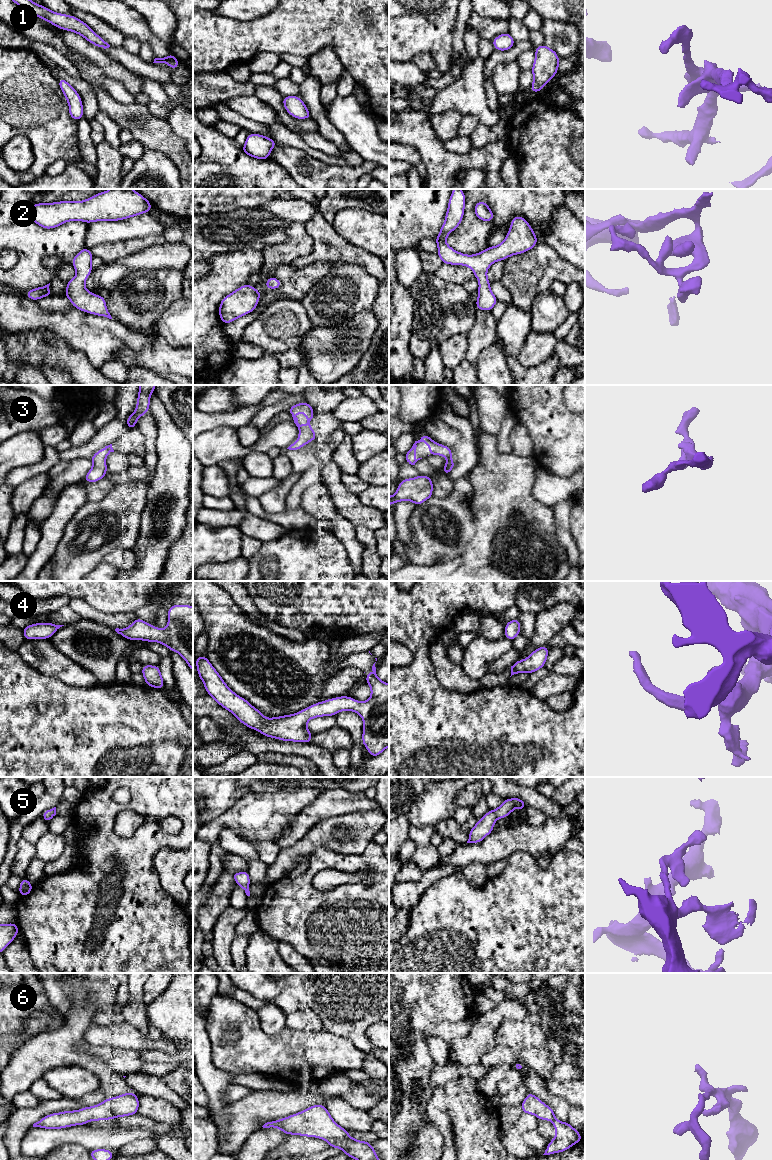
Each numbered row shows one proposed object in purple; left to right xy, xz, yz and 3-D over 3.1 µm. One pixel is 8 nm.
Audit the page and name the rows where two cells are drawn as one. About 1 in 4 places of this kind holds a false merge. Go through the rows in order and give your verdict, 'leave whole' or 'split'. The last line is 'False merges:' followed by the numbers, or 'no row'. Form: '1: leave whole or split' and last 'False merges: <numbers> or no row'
1: leave whole
2: leave whole
3: leave whole
4: leave whole
5: leave whole
6: leave whole
False merges: no row

